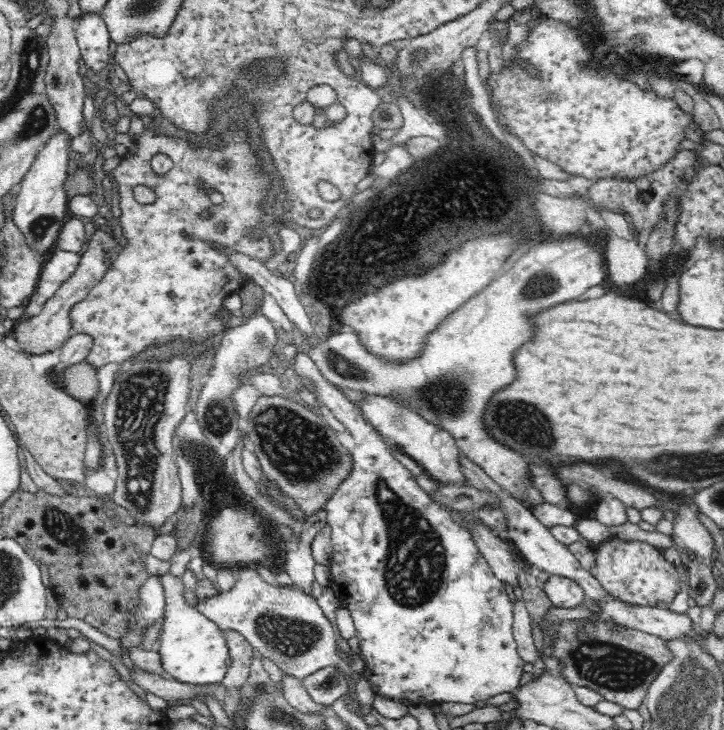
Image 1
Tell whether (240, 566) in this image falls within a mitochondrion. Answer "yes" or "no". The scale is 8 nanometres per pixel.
no

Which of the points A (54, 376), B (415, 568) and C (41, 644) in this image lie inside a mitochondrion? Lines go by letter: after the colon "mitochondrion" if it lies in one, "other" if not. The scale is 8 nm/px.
A: other
B: mitochondrion
C: other

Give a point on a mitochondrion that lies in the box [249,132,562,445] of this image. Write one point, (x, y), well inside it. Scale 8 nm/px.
(448, 397)

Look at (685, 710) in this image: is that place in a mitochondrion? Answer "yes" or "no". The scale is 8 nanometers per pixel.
yes

